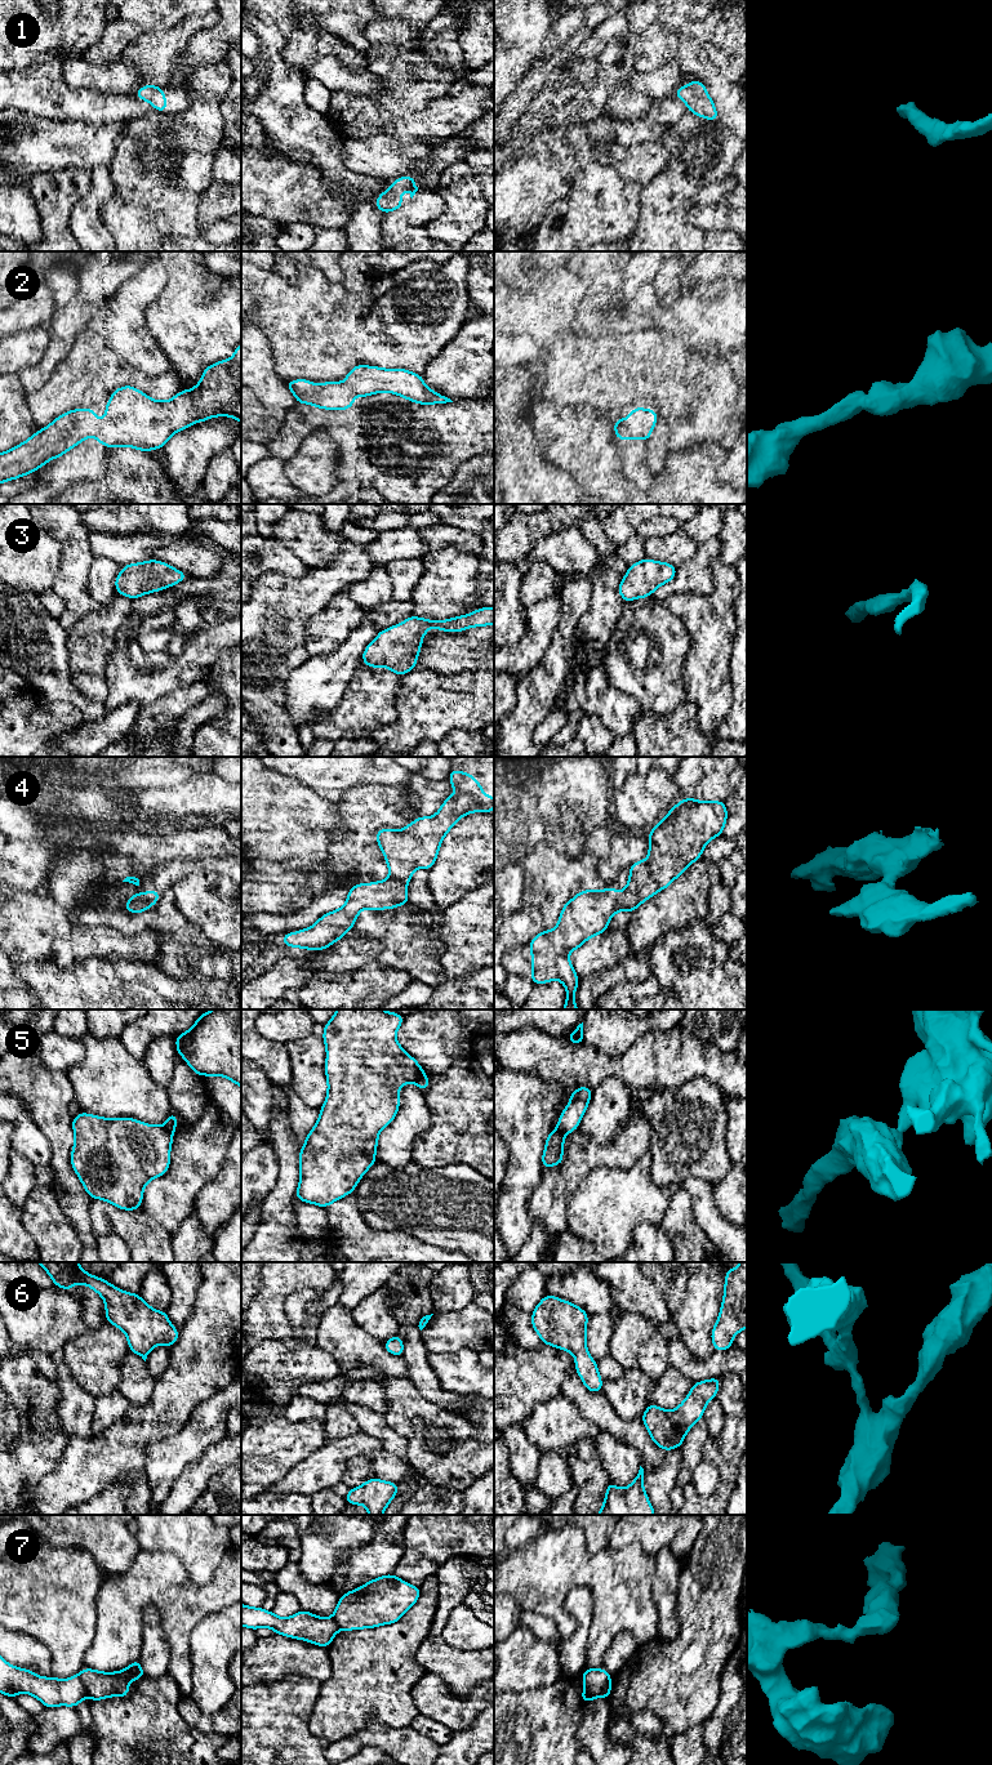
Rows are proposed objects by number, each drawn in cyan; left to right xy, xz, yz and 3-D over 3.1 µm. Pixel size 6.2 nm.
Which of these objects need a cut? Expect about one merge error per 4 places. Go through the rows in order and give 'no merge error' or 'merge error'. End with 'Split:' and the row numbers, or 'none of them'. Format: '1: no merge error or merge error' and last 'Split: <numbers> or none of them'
1: no merge error
2: no merge error
3: no merge error
4: merge error
5: merge error
6: no merge error
7: merge error
Split: 4, 5, 7

